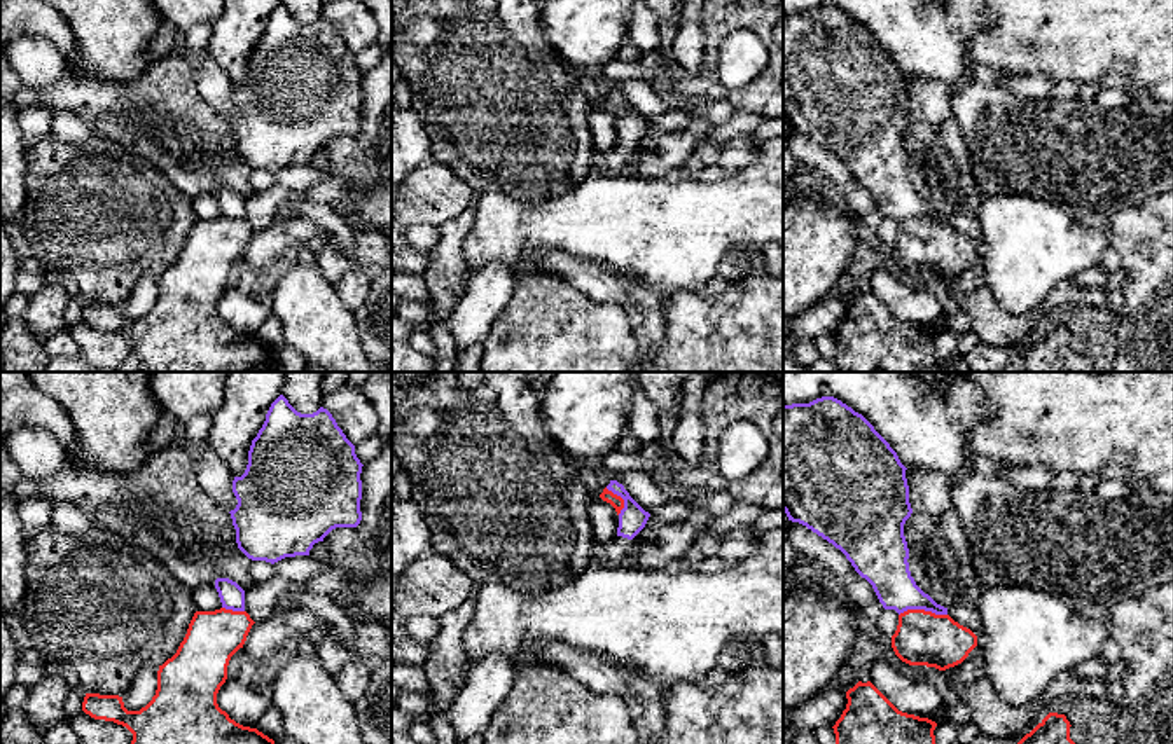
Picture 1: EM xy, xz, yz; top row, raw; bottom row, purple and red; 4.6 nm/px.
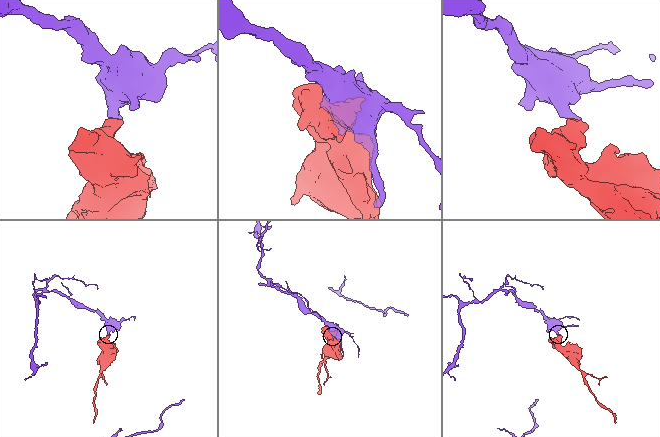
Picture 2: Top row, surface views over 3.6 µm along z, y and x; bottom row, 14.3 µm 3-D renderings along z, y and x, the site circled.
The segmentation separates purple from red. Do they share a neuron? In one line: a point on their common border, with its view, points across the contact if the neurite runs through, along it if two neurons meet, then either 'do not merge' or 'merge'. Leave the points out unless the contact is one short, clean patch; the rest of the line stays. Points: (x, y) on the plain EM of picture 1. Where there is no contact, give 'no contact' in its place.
meets purple in yz at (922, 217); border along yz (946, 222), (904, 219), (899, 224); do not merge

